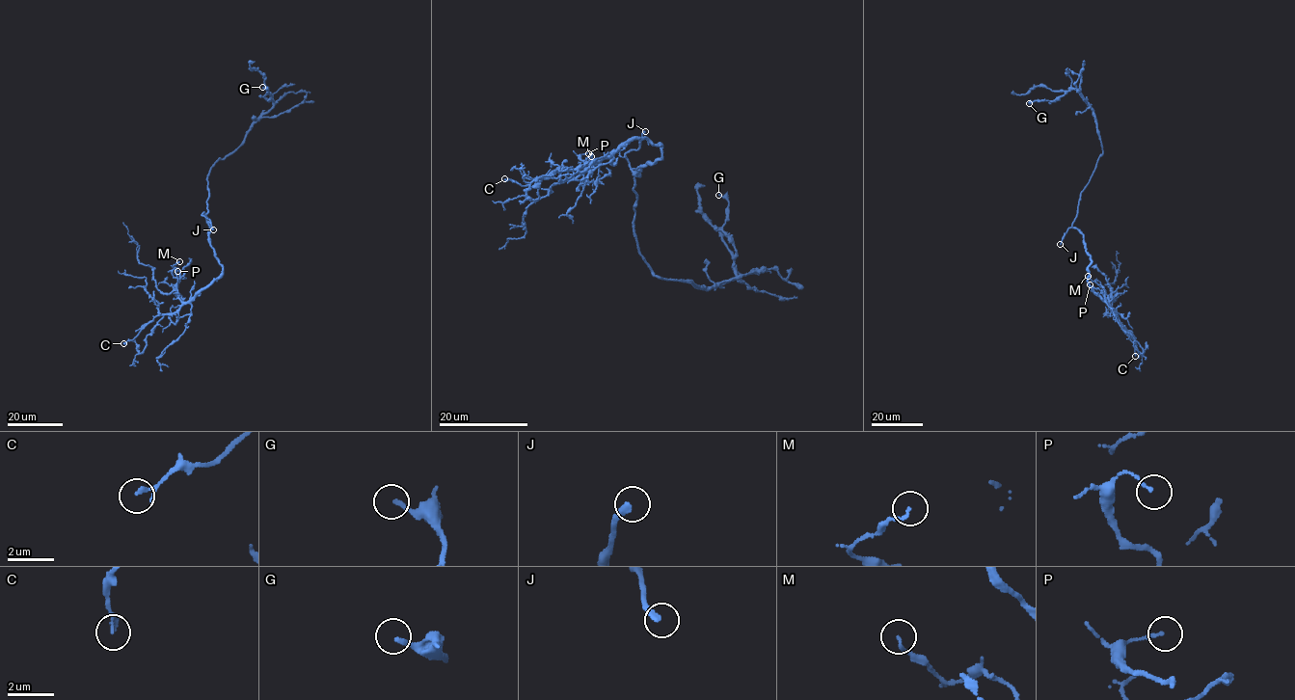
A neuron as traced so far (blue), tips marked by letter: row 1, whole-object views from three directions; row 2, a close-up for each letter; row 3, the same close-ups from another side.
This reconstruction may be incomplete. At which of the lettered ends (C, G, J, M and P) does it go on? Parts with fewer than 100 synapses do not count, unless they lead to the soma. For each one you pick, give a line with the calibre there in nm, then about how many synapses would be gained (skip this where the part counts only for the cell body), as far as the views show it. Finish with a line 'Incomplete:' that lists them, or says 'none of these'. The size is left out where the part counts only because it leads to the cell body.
J: 240 nm
Incomplete: J

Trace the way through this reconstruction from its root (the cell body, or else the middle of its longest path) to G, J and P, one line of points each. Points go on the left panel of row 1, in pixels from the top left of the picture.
G: (207, 213), (210, 168), (237, 148), (247, 131), (273, 105), (272, 97), (264, 97), (268, 89), (262, 87)
J: (207, 213), (202, 215), (209, 220), (213, 229)
P: (207, 213), (210, 245), (223, 273), (183, 302), (178, 296), (177, 280), (172, 275), (173, 269), (177, 271)

